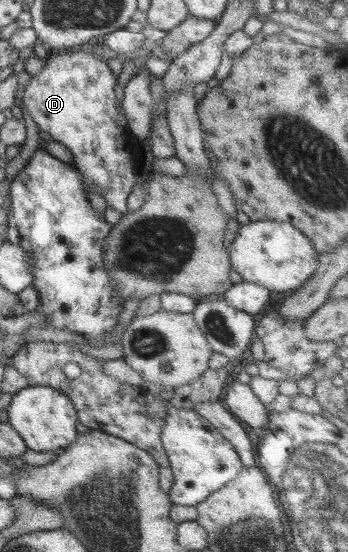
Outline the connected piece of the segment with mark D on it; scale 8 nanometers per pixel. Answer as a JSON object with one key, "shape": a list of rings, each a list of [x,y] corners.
{"shape":[[[118,29],[103,38],[75,50],[51,51],[48,57],[48,64],[40,73],[30,76],[27,85],[24,86],[24,95],[22,102],[24,110],[32,116],[32,120],[36,122],[39,130],[48,132],[52,140],[61,142],[68,148],[74,158],[72,166],[76,172],[80,174],[82,186],[86,193],[89,192],[90,185],[94,185],[95,189],[102,192],[102,198],[107,202],[107,206],[116,210],[123,215],[128,213],[126,200],[133,191],[135,186],[135,174],[140,174],[148,165],[144,165],[142,139],[134,136],[130,130],[124,130],[117,125],[119,119],[119,110],[117,107],[118,98],[114,95],[114,86],[117,83],[117,76],[108,67],[106,61],[94,57],[92,50],[98,45],[106,45],[114,50],[116,44],[150,44],[148,39],[141,32],[132,32],[127,29]]]}

